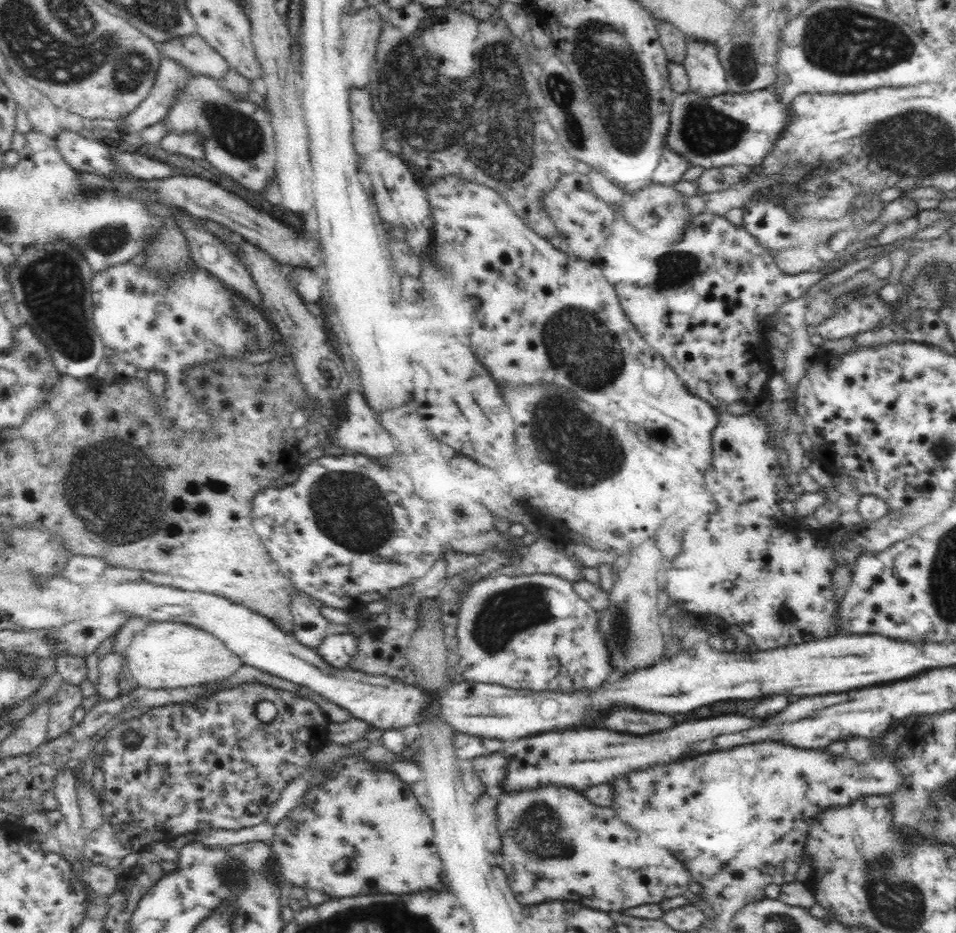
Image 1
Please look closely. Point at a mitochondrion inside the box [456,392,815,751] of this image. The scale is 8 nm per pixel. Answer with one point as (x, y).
(584, 453)

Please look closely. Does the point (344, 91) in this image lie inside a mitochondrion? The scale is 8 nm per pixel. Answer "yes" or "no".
no

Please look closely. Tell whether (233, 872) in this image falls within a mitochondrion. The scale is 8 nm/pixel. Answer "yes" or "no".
yes

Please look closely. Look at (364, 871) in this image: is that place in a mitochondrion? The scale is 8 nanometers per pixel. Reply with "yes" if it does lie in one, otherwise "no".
no

